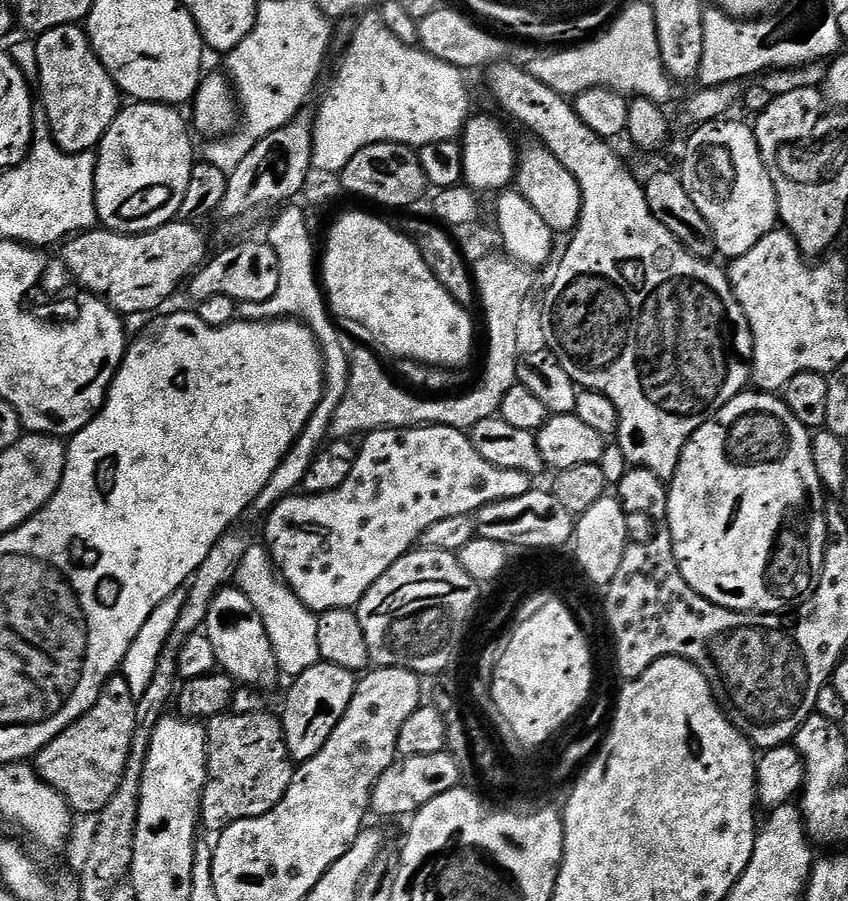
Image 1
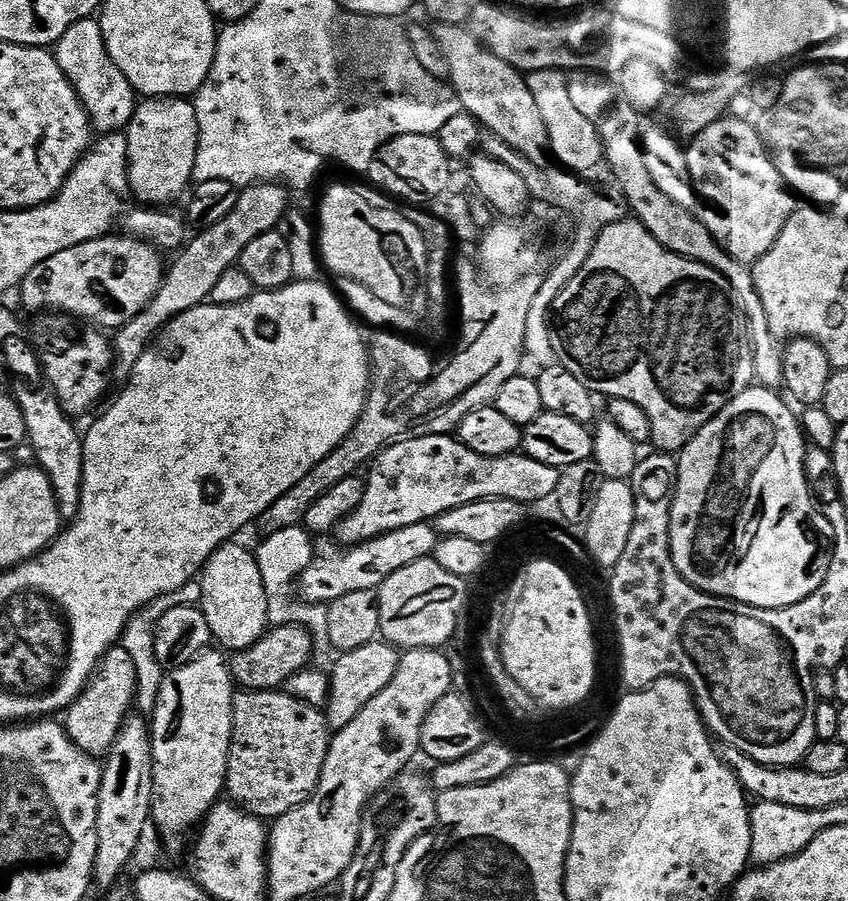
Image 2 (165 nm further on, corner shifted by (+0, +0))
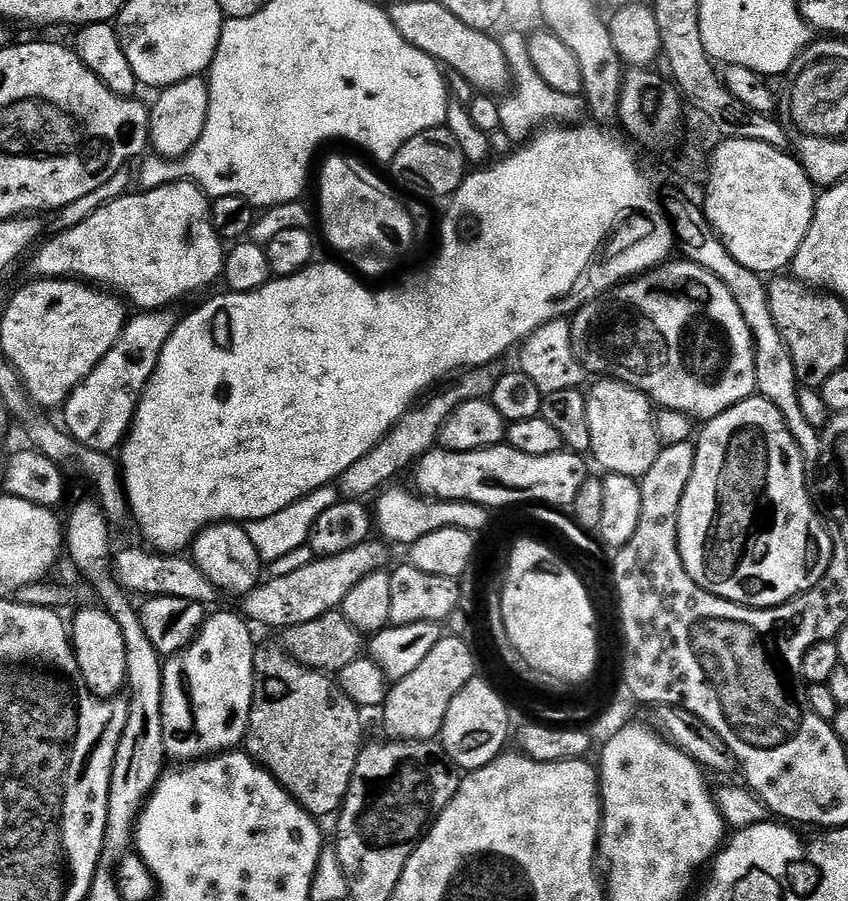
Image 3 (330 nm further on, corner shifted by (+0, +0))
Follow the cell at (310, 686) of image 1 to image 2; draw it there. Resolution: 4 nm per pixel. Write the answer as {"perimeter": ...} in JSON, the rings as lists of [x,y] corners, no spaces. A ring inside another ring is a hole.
{"perimeter":[[[375,640],[358,650],[339,653],[335,657],[328,677],[328,703],[326,717],[329,729],[339,730],[354,722],[370,698],[377,697],[390,684],[400,665],[399,651],[384,640]]]}

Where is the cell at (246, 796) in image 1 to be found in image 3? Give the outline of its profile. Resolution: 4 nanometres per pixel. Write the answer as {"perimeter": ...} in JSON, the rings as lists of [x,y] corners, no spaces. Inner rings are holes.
{"perimeter":[[[276,646],[276,648],[257,647],[256,653],[254,654],[254,674],[256,675],[256,681],[254,682],[254,694],[252,695],[252,713],[250,714],[248,734],[246,737],[246,751],[248,755],[251,756],[260,767],[269,772],[312,817],[321,818],[320,816],[328,816],[331,812],[332,815],[339,813],[340,809],[344,807],[344,799],[348,796],[348,787],[352,781],[356,763],[360,761],[362,745],[365,743],[365,741],[363,742],[364,724],[360,721],[360,716],[362,716],[361,709],[357,708],[354,701],[340,689],[339,683],[337,683],[331,675],[314,668],[305,668],[303,664],[299,664],[297,660],[292,659],[292,657],[284,651],[283,647],[280,646]]]}

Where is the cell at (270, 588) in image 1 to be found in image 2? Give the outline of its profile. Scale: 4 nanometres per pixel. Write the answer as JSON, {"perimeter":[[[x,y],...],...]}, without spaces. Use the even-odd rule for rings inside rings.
{"perimeter":[[[303,526],[278,530],[261,539],[260,549],[254,555],[258,570],[262,570],[262,586],[266,586],[268,595],[268,618],[273,625],[298,624],[312,633],[312,664],[321,670],[331,669],[334,663],[334,649],[330,642],[330,622],[328,610],[322,604],[305,604],[294,597],[294,585],[300,575],[314,559],[312,552],[313,537]]]}

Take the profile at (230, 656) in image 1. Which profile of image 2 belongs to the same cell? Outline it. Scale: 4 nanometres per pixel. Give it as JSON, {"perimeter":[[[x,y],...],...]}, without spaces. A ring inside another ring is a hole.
{"perimeter":[[[229,542],[221,546],[217,552],[205,562],[204,567],[198,577],[202,586],[202,598],[199,602],[200,609],[204,612],[206,622],[210,626],[210,634],[213,641],[221,649],[229,653],[241,652],[254,642],[258,642],[264,637],[264,633],[270,627],[268,618],[268,595],[266,586],[262,586],[262,570],[258,570],[258,562],[251,551],[247,552],[240,542]]]}

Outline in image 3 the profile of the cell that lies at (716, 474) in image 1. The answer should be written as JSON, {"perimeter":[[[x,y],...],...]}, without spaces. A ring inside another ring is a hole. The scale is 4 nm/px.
{"perimeter":[[[753,394],[748,400],[738,402],[730,410],[707,421],[703,428],[704,433],[701,434],[700,440],[698,436],[695,441],[694,470],[686,482],[686,490],[682,494],[682,506],[678,514],[678,546],[682,554],[682,562],[686,566],[686,574],[690,574],[690,578],[694,578],[694,582],[698,582],[698,586],[702,586],[702,590],[747,608],[776,608],[779,604],[784,604],[803,592],[809,592],[814,586],[818,586],[818,582],[822,582],[832,561],[832,532],[824,529],[824,524],[820,521],[815,506],[812,505],[810,480],[809,477],[808,480],[804,477],[806,467],[803,454],[794,437],[791,436],[782,414],[763,396]]]}

